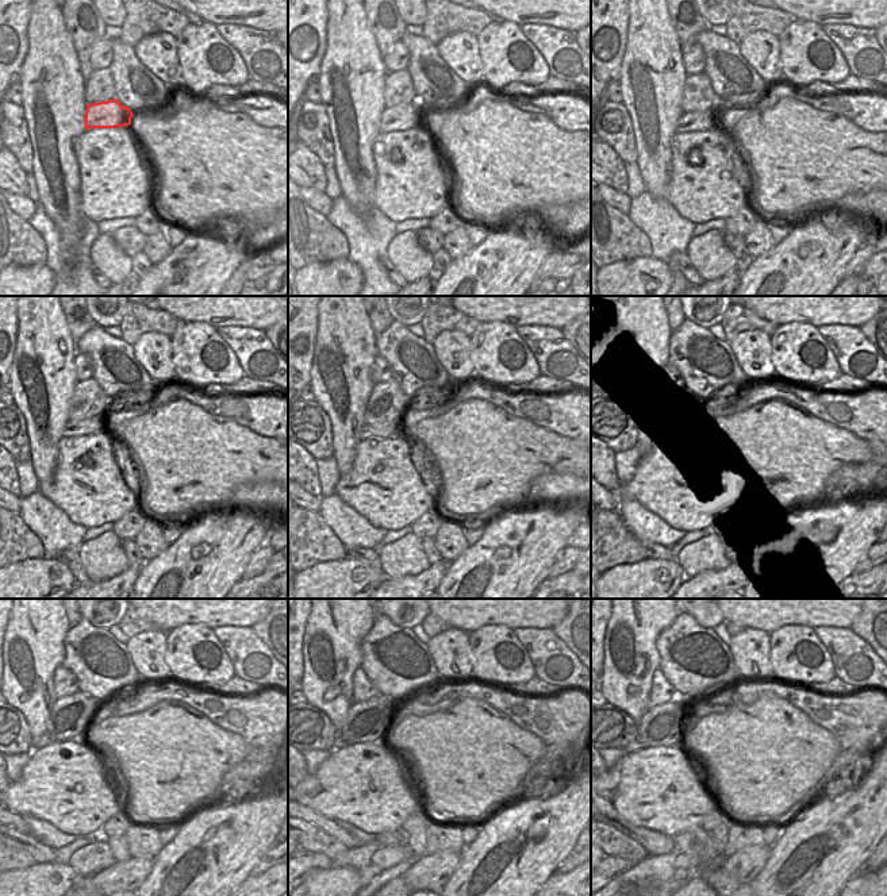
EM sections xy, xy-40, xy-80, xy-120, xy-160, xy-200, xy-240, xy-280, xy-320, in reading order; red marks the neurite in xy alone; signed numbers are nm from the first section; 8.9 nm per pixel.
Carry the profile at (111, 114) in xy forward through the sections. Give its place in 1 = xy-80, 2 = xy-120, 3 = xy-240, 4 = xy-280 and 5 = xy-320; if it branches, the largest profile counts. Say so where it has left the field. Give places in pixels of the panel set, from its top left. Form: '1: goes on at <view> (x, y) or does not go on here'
1: goes on at xy-80 (690, 122)
2: goes on at xy-120 (96, 425)
3: goes on at xy-240 (48, 738)
4: goes on at xy-280 (338, 743)
5: goes on at xy-320 (636, 745)

